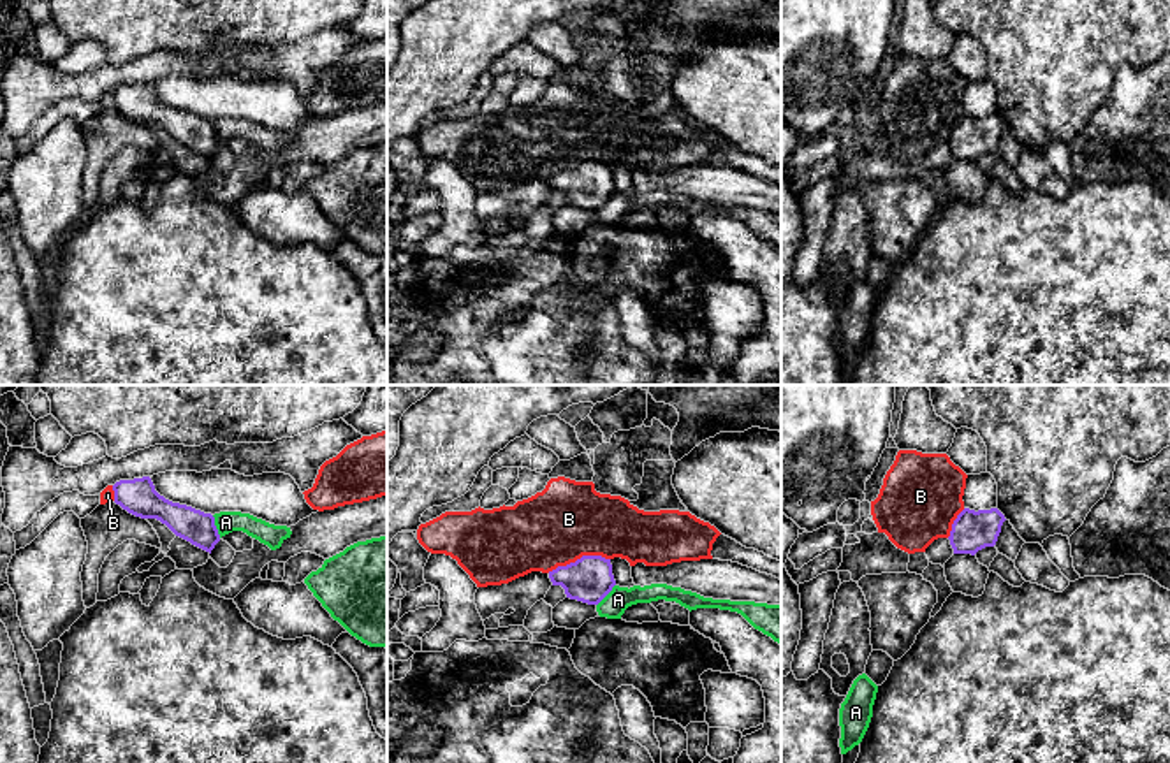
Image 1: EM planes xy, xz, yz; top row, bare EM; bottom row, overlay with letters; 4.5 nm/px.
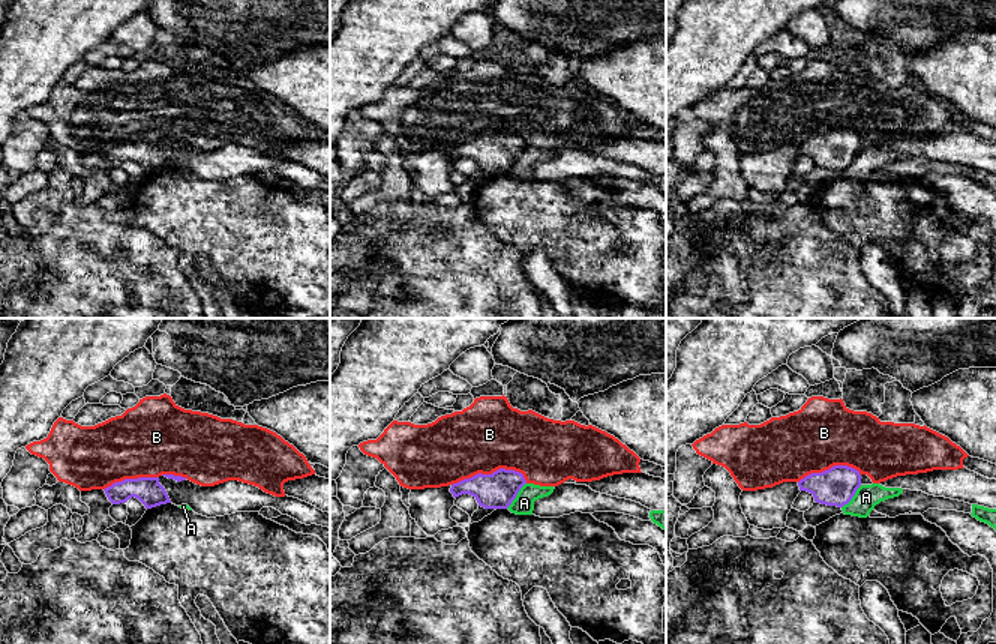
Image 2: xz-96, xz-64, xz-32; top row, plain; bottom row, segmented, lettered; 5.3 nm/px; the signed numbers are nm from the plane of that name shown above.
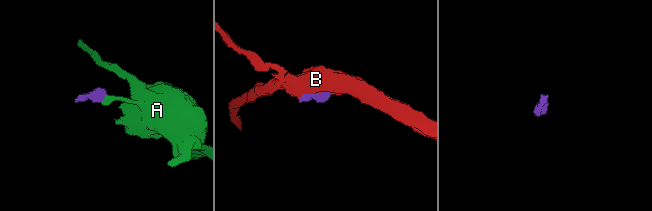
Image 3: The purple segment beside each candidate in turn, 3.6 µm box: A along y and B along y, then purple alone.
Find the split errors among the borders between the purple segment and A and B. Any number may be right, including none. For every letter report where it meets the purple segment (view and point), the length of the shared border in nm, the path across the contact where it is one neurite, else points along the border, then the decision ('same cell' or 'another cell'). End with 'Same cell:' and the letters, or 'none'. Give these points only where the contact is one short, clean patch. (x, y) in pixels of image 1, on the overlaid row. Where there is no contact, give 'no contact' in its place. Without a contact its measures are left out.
A: meets purple in xy at (215, 526); contact 110 nm long; border along xy (212, 515), (220, 537); another cell
B: meets purple in xz at (577, 559); contact 300 nm long; another cell
Same cell: none

